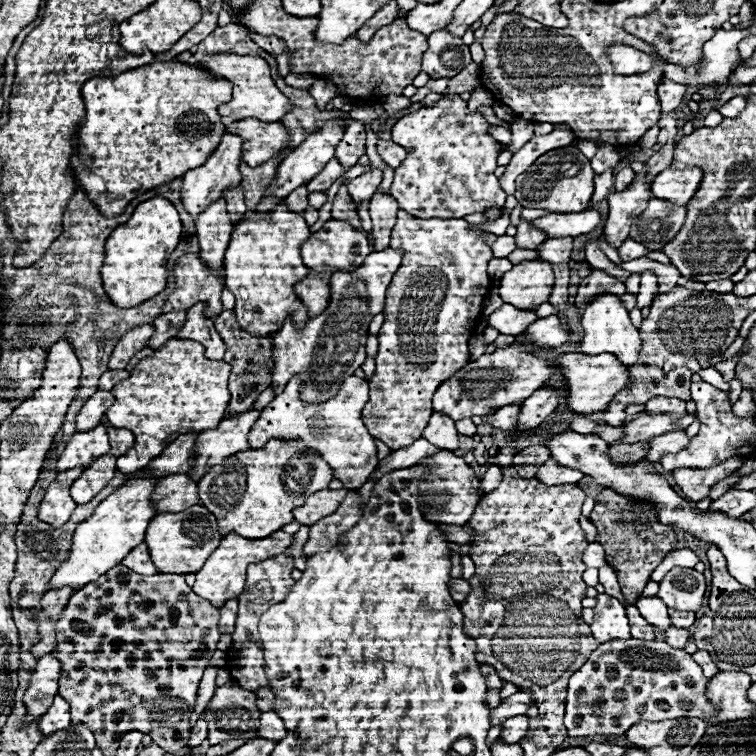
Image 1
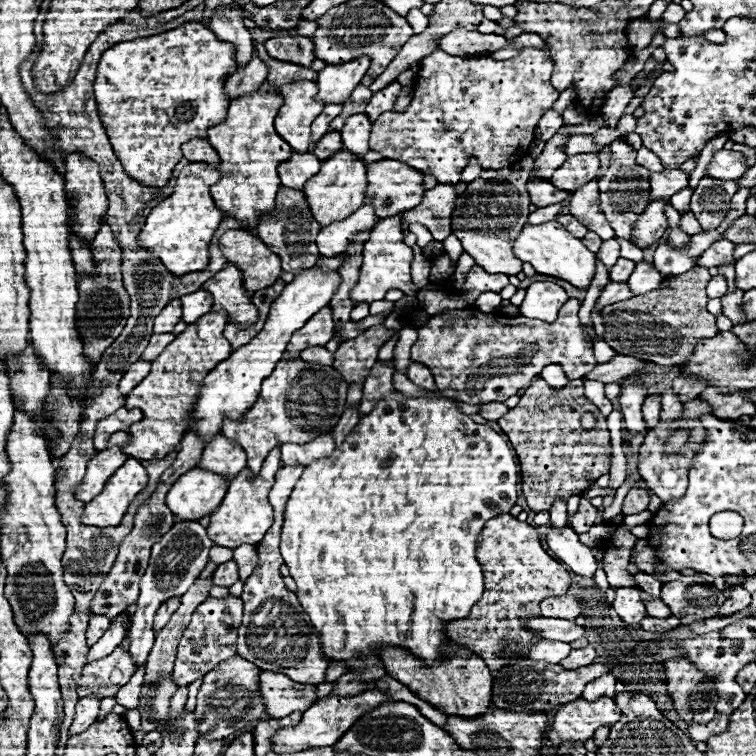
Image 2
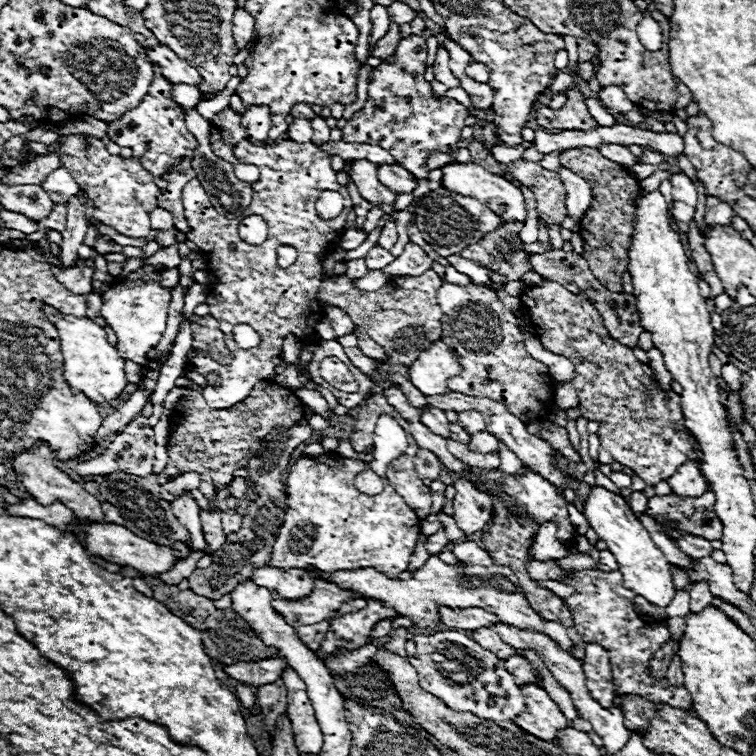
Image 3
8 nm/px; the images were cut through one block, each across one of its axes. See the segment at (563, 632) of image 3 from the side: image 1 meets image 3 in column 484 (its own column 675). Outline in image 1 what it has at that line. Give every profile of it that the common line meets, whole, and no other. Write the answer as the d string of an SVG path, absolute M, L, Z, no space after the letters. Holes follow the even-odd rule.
M672 568L660 582L658 598L672 610L696 612L704 602L704 576L692 568Z

